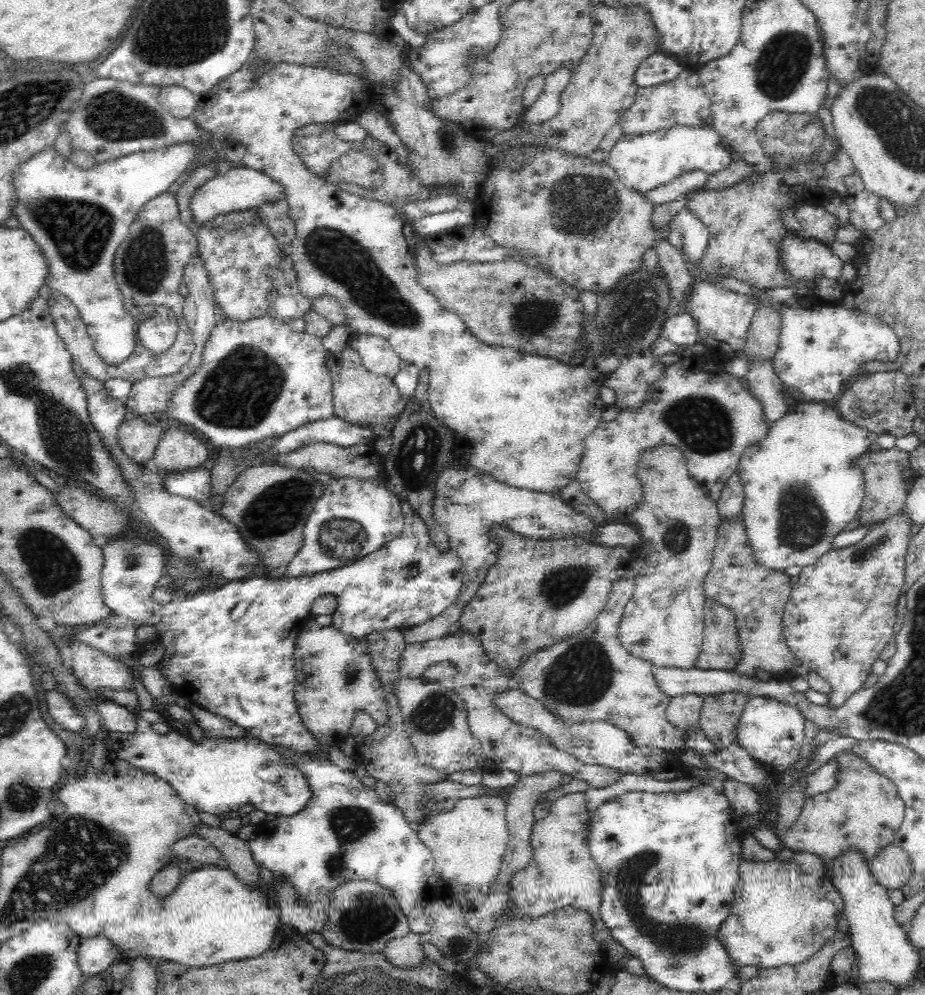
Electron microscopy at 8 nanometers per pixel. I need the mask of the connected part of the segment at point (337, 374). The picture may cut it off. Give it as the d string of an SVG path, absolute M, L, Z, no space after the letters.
M351 346L338 352L327 352L326 365L331 375L333 415L360 426L376 426L376 430L393 430L398 415L405 409L407 401L400 397L393 379L370 372L364 365L360 353Z

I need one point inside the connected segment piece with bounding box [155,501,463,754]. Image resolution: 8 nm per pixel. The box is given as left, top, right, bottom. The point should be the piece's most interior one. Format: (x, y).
(243, 670)

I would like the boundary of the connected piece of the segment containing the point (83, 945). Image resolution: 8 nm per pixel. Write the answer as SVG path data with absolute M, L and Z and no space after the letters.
M98 935L94 938L81 939L77 961L83 974L94 976L118 962L119 956L120 953L112 941L104 935Z

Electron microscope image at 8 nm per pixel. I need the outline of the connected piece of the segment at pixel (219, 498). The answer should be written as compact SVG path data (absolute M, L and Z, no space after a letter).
M203 465L184 473L162 473L156 469L163 480L162 485L168 494L192 499L198 504L218 509L224 500L224 494L213 494L212 472Z

